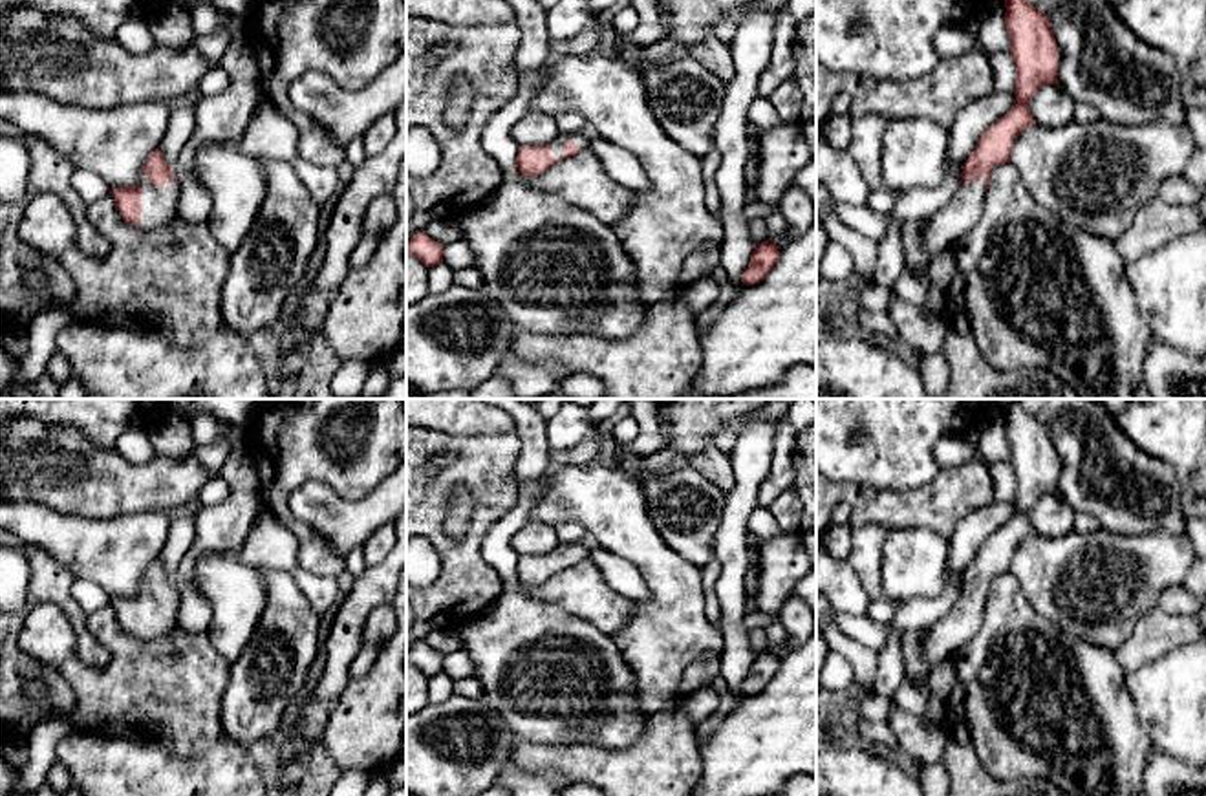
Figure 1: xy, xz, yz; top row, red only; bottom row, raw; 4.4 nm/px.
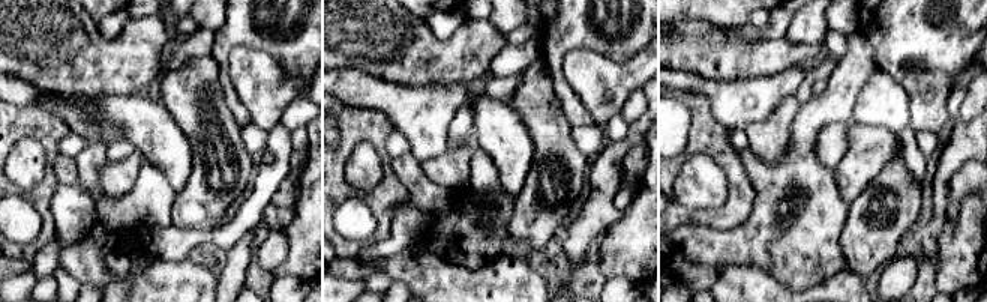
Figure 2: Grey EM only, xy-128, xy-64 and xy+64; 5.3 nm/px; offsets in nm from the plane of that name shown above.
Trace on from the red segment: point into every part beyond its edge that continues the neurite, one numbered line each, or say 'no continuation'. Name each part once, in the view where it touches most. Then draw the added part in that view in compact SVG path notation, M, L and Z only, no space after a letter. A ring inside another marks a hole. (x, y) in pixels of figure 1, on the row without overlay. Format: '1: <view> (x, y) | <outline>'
1: xz (581, 549) | M582 540L582 542L575 542L575 543L558 543L553 551L551 551L551 565L556 571L560 565L565 564L564 553L565 551L573 551L578 558L586 558L589 556L589 549L591 549L591 542L589 540Z

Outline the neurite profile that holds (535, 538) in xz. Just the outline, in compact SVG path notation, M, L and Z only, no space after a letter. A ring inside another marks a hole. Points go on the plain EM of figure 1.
M529 522L512 536L512 549L518 556L551 553L558 543L556 529L540 522Z

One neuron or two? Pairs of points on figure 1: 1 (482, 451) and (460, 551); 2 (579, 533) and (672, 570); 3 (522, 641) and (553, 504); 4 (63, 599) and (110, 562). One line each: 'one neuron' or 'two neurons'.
1: one neuron
2: two neurons
3: two neurons
4: two neurons

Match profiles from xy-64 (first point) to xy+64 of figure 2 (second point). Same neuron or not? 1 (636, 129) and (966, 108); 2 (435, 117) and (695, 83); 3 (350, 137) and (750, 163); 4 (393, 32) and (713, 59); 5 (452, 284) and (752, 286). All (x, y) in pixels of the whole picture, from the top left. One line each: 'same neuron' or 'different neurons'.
1: different neurons
2: same neuron
3: different neurons
4: same neuron
5: same neuron

